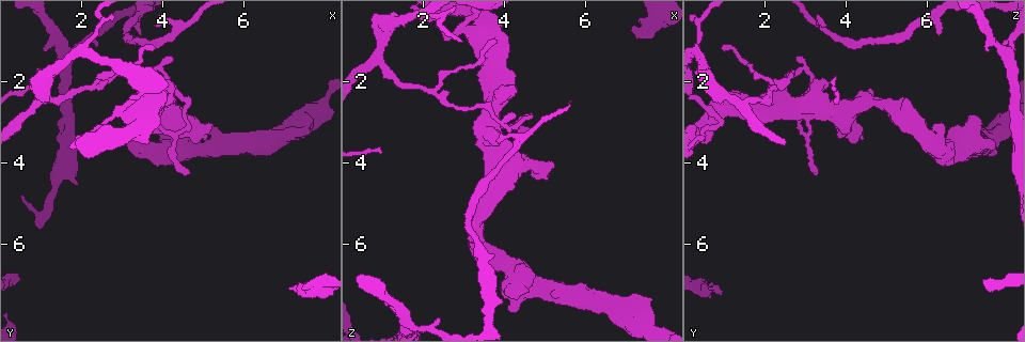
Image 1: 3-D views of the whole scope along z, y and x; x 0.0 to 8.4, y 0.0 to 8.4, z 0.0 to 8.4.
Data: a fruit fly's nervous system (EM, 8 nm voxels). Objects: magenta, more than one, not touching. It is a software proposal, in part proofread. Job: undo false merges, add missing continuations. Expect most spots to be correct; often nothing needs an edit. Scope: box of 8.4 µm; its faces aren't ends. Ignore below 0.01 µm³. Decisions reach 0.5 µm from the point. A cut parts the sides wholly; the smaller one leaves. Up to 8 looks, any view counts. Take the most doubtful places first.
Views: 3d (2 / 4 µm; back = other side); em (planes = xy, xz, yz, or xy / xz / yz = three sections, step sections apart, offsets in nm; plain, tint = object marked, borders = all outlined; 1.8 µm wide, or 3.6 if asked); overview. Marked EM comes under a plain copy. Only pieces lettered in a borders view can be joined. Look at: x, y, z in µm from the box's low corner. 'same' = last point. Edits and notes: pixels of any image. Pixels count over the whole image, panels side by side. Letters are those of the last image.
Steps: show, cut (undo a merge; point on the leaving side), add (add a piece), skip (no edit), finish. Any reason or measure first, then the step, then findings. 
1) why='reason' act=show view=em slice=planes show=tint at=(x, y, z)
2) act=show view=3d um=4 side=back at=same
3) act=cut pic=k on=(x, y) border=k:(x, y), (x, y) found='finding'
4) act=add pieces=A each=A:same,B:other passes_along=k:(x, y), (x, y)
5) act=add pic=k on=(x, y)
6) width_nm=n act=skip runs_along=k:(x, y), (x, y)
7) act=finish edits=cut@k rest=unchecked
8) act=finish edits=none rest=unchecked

why='an open end' act=show view=3d um=4 at=(7.25, 7.15, 1.00)

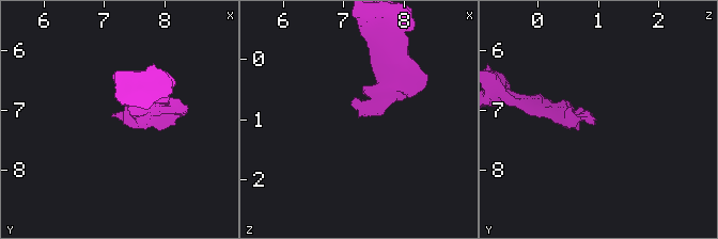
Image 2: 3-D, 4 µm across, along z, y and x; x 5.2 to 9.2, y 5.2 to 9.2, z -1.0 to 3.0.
act=show view=em slice=planes show=borders at=(7.25, 7.10, 0.95)

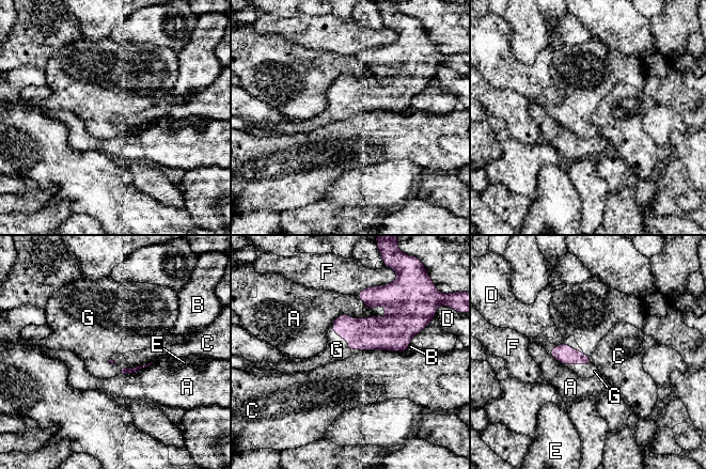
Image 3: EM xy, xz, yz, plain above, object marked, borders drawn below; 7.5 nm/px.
longest_contact=C:320nm act=add pieces=G each=A:other,B:other,C:other,D:other,E:other,F:other,G:same passes_along=3:(370, 333), (343, 338), (336, 349) found='it goes on there'

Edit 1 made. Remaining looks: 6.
why='thin end' act=show view=em slice=yz step=16 show=borders at=(3.85, 0.70, 3.45)

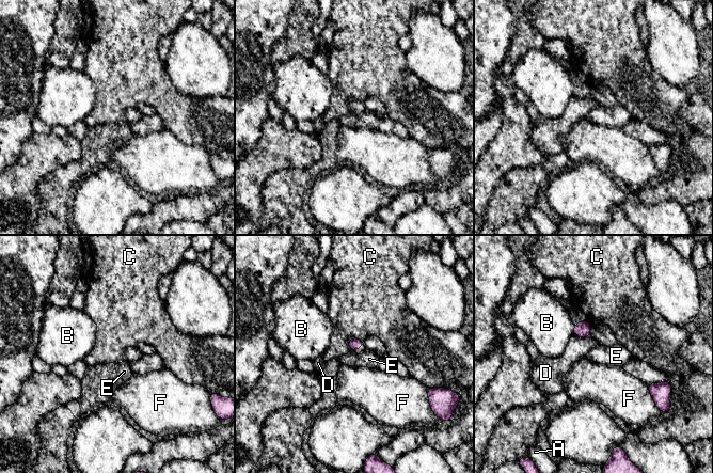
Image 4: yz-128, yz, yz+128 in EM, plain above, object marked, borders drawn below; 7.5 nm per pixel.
act=skip each=A:other,B:other,C:other,D:other,E:other,F:other border=4:(351, 349), (354, 351) found='none of them fits'

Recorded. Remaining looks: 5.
act=finish edits=add@3 rest=unchecked

